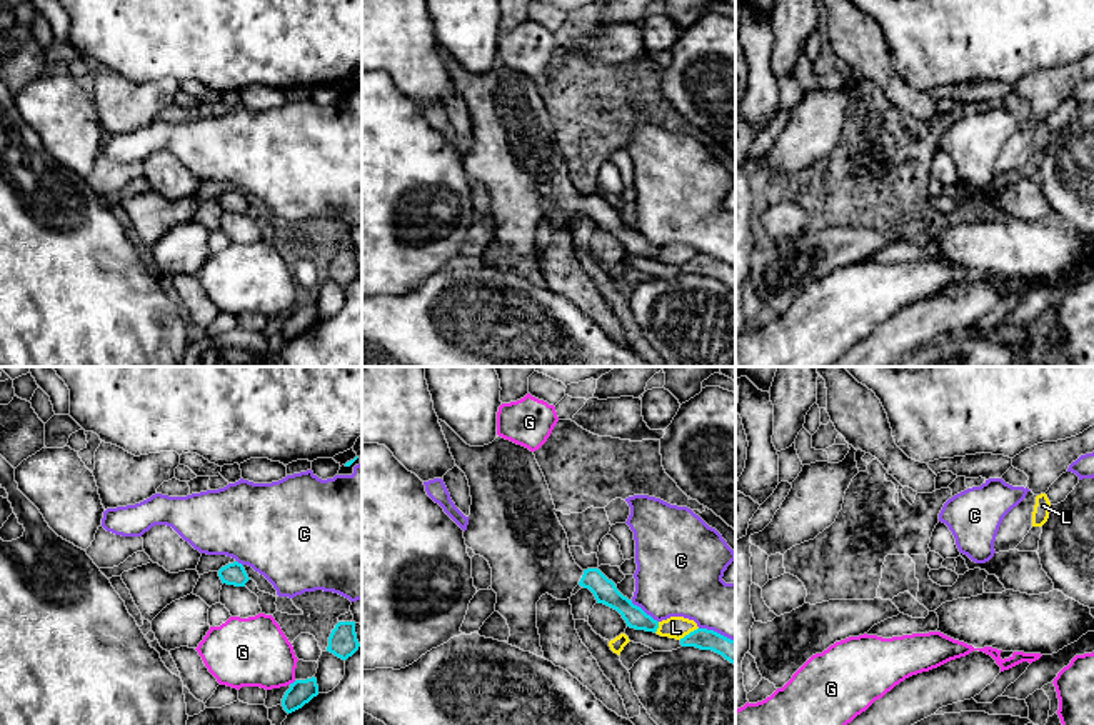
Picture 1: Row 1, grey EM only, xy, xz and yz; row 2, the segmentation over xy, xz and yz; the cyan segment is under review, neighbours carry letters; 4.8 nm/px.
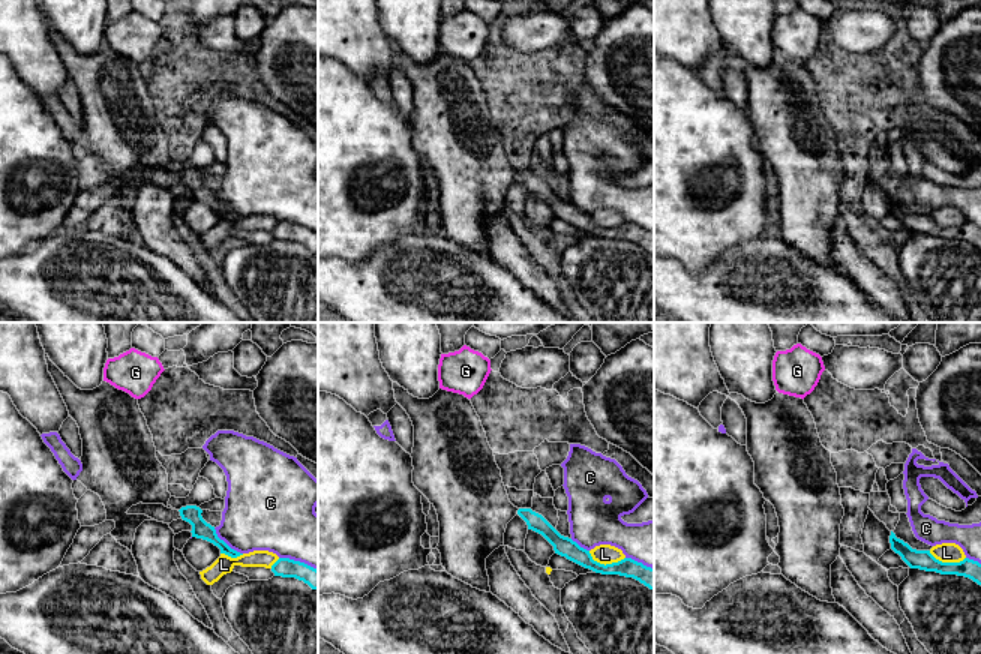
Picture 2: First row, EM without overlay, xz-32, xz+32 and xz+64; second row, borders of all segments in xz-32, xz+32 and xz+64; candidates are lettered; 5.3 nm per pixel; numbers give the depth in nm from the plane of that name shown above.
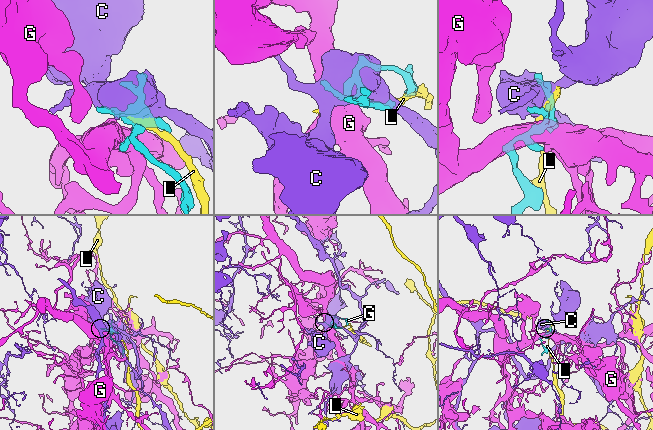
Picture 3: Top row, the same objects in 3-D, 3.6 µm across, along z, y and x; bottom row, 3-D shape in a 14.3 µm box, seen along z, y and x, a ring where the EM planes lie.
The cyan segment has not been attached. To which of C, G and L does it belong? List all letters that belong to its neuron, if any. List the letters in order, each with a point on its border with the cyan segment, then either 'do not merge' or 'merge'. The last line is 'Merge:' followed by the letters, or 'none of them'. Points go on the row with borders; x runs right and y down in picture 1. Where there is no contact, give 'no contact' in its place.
C: contact xz (642, 610); do not merge
G: contact xy (294, 682); do not merge
L: contact xz (689, 634); do not merge
Merge: none of them

